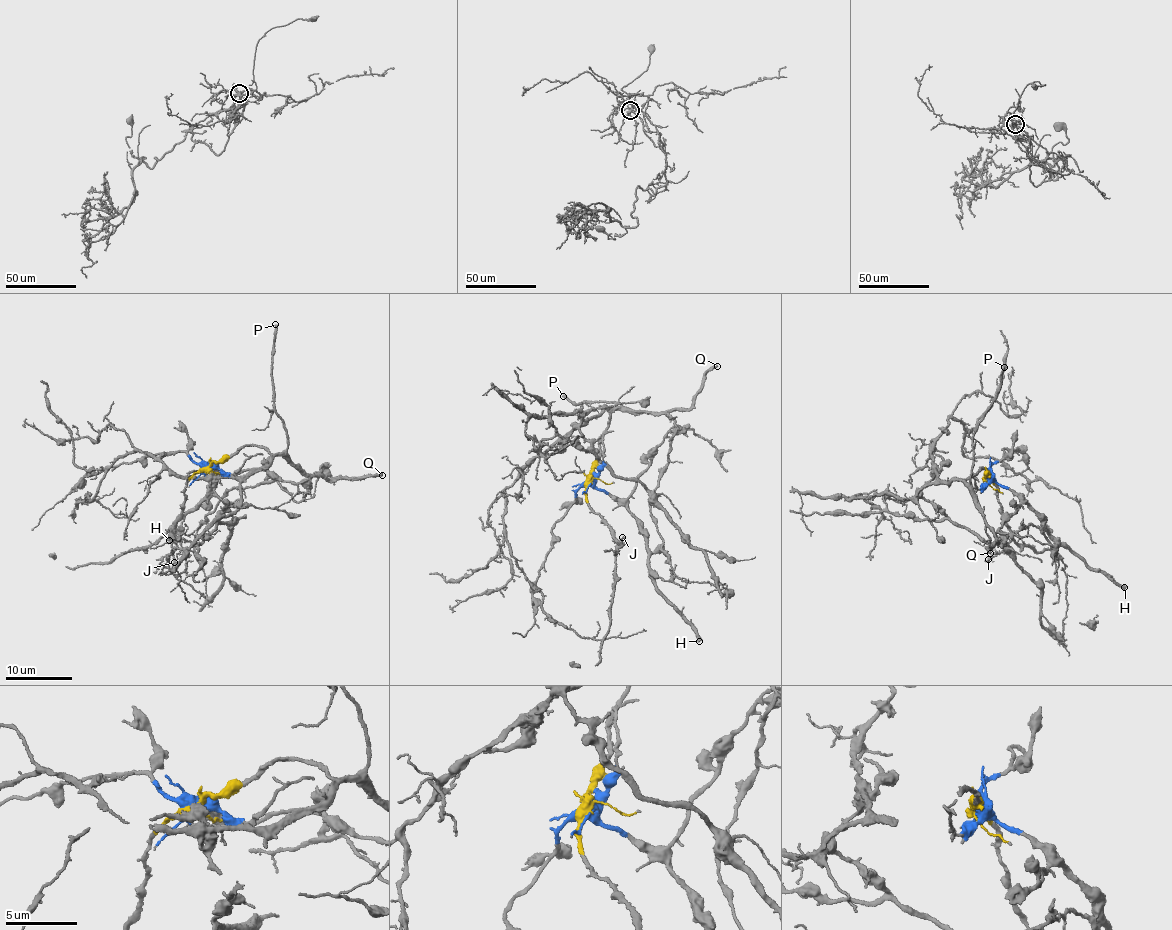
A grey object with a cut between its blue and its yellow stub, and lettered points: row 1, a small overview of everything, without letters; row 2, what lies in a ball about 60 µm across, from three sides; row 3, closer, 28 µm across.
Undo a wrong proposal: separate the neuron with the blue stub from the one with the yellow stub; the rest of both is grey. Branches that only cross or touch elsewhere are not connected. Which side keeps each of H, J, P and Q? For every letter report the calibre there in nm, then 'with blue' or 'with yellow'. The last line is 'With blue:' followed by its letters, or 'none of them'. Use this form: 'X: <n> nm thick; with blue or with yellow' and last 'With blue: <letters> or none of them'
H: 420 nm thick; with blue
J: 200 nm thick; with yellow
P: 240 nm thick; with yellow
Q: 340 nm thick; with yellow
With blue: H

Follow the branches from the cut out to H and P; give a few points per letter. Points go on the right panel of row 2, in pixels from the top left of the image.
H: (987, 477), (1027, 502), (1027, 507), (1057, 541), (1125, 588)
P: (987, 477), (984, 468), (966, 479), (968, 483), (975, 426), (997, 396), (1004, 366)

